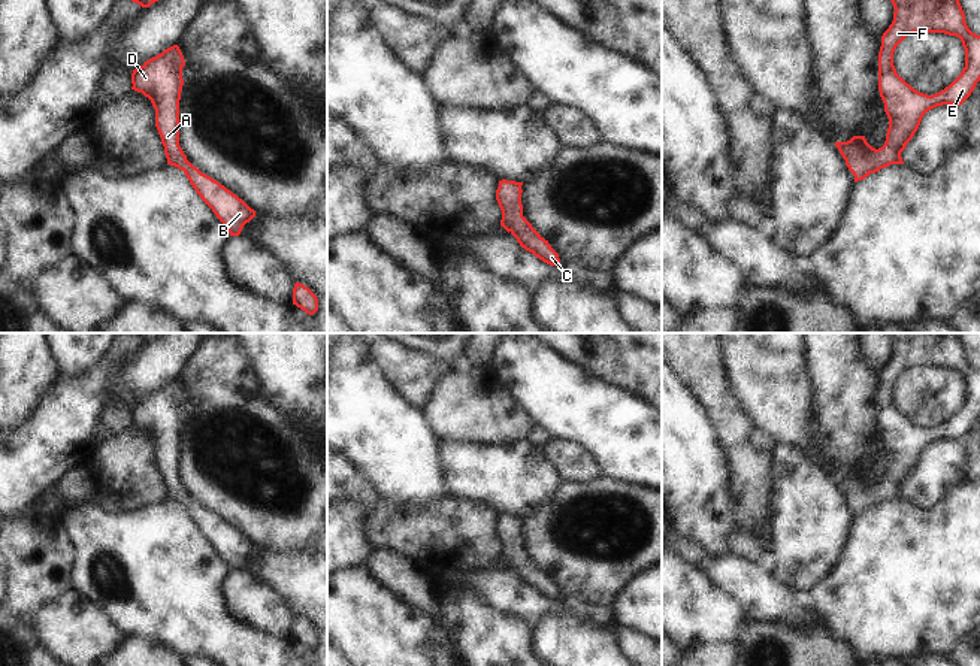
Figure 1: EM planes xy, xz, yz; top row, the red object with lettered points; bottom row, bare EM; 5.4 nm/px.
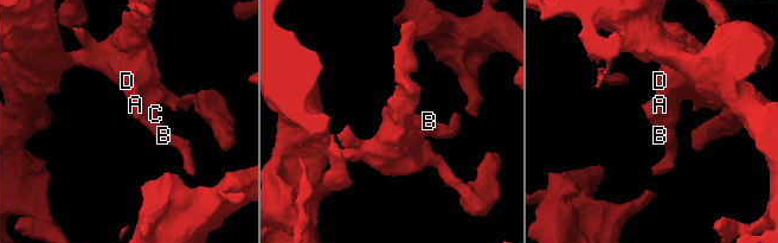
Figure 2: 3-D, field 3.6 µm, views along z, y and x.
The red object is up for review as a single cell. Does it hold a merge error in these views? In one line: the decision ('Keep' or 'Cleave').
Keep

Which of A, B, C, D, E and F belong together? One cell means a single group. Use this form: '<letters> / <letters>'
A B C D E F

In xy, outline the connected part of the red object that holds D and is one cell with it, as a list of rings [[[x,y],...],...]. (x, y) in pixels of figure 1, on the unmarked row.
[[[173,379],[133,405],[131,424],[148,432],[155,444],[155,461],[164,481],[167,499],[182,505],[230,570],[239,570],[244,560],[255,551],[255,545],[218,515],[194,502],[179,481],[179,435],[184,400],[182,387],[178,379]]]

